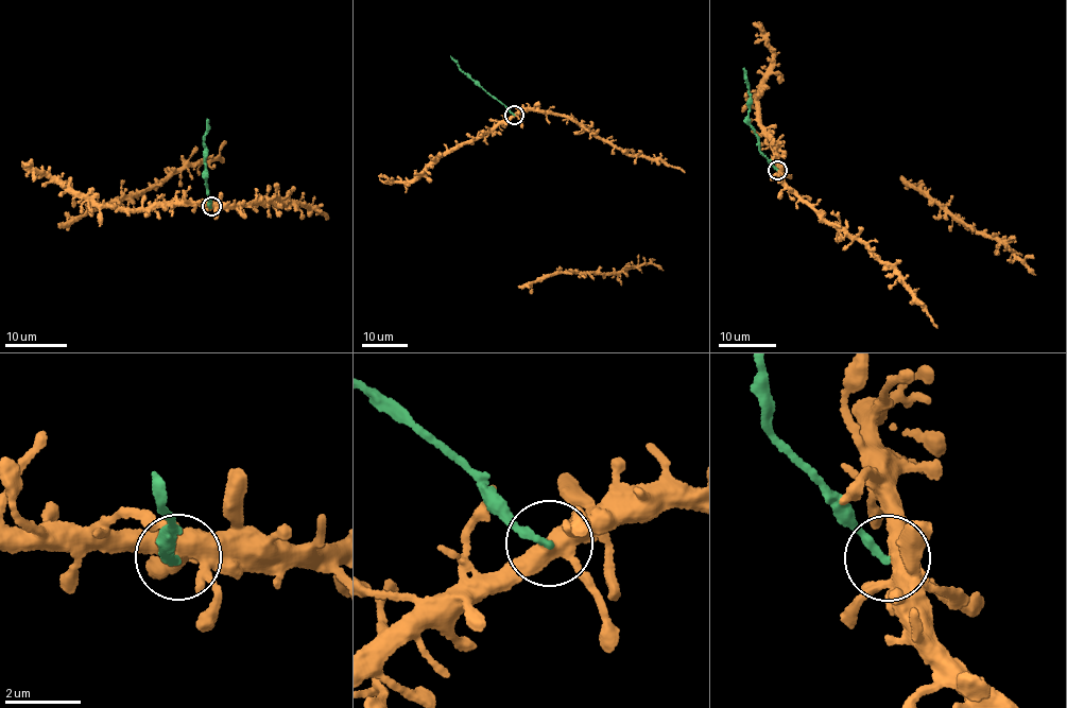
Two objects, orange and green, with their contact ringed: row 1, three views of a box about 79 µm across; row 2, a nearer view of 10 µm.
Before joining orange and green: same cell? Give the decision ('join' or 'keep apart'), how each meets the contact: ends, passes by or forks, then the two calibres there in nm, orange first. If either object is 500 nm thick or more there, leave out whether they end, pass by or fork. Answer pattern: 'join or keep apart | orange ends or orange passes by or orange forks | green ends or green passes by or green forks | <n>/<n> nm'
keep apart | orange forks | green ends | 440/200 nm

